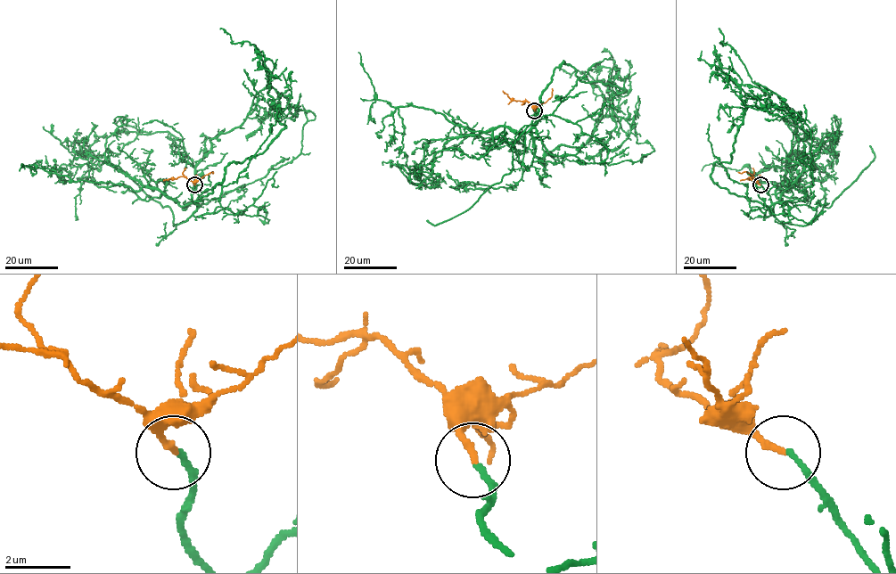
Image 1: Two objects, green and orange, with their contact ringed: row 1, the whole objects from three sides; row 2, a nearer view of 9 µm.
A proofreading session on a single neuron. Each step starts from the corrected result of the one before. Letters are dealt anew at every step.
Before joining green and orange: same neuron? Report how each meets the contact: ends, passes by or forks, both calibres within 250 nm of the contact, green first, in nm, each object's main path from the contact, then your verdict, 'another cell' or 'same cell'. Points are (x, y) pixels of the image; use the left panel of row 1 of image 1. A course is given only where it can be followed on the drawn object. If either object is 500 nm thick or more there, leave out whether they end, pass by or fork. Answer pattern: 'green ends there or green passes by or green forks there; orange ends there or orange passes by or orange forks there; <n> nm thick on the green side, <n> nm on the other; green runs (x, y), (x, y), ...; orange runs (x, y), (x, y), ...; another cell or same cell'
green ends there; orange ends there; 160 nm thick on the green side, 190 nm on the other; green runs (194, 184), (199, 206), (195, 202), (212, 192), (226, 168), (261, 153), (284, 127), (276, 104), (247, 141); orange runs (194, 184), (185, 176), (163, 180); same cell

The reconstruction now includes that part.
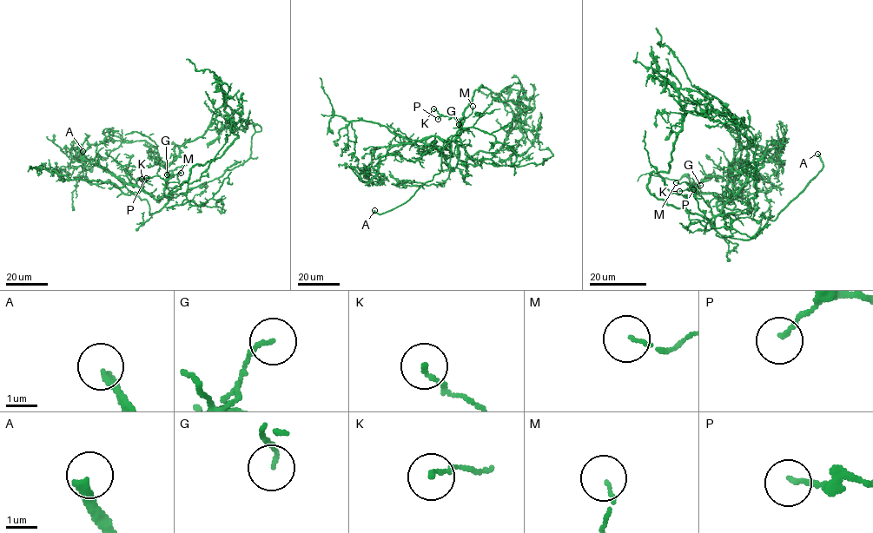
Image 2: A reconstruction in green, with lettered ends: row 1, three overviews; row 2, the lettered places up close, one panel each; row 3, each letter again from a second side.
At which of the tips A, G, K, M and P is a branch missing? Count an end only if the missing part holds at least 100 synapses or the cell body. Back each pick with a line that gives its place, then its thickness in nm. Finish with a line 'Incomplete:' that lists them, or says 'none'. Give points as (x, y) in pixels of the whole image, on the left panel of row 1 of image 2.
A: at (82, 151); 320 nm thick
Incomplete: A

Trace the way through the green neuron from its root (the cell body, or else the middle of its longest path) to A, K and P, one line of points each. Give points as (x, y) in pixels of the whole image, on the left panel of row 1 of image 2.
A: (167, 198), (159, 211), (149, 214), (146, 200), (132, 194), (111, 173), (92, 163), (82, 151)
K: (167, 198), (169, 191), (163, 179), (157, 175), (142, 179)
P: (167, 198), (169, 191), (163, 179), (157, 175), (146, 178)

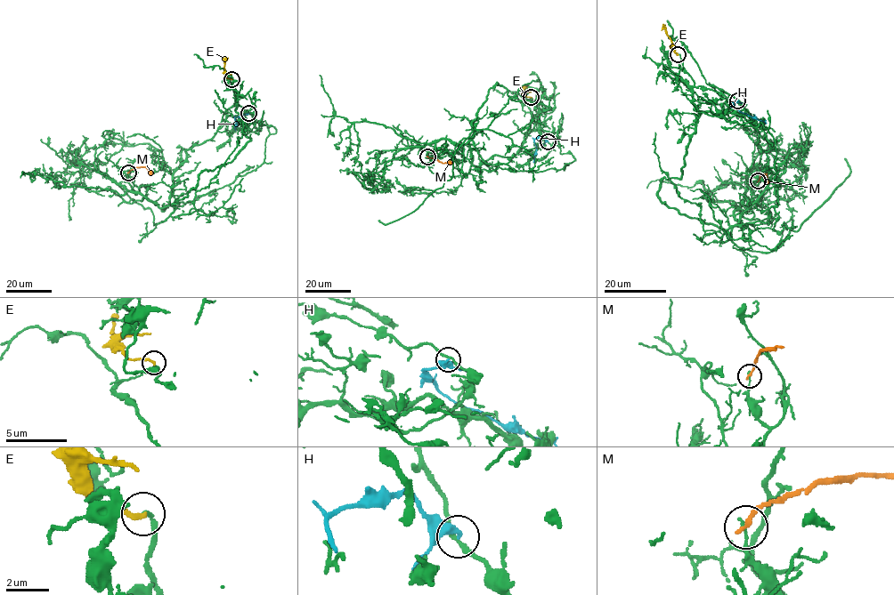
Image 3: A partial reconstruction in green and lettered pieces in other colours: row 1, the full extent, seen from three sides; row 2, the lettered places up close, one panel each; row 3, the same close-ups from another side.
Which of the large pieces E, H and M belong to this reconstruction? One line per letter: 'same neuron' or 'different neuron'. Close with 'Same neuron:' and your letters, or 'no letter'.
E: same neuron
H: different neuron
M: different neuron
Same neuron: E

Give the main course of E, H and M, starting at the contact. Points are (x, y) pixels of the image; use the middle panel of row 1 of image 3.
E: (532, 98), (524, 93), (527, 86)
H: (548, 141), (542, 137), (534, 140), (534, 162)
M: (427, 156), (452, 164)

